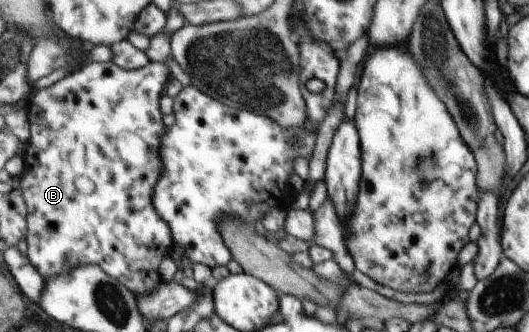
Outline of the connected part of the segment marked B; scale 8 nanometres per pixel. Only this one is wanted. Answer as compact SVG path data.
M112 59L110 62L88 63L82 71L73 74L68 73L65 78L47 88L32 93L29 97L26 110L31 119L32 137L30 143L27 144L28 148L24 155L27 166L20 181L20 188L24 192L30 211L30 217L28 217L29 232L26 239L29 245L27 254L34 267L44 275L47 281L54 279L56 275L70 273L80 265L101 265L106 273L118 278L118 281L123 281L126 287L130 287L137 297L154 293L165 282L162 273L160 273L160 267L176 246L176 239L174 239L174 229L158 213L158 209L154 205L154 191L158 189L158 183L162 181L161 169L164 169L164 161L160 157L160 149L162 149L162 139L169 130L164 125L164 113L162 113L162 107L160 107L160 99L165 95L172 77L172 69L170 69L167 62L151 61L148 67L127 70L120 67Z

